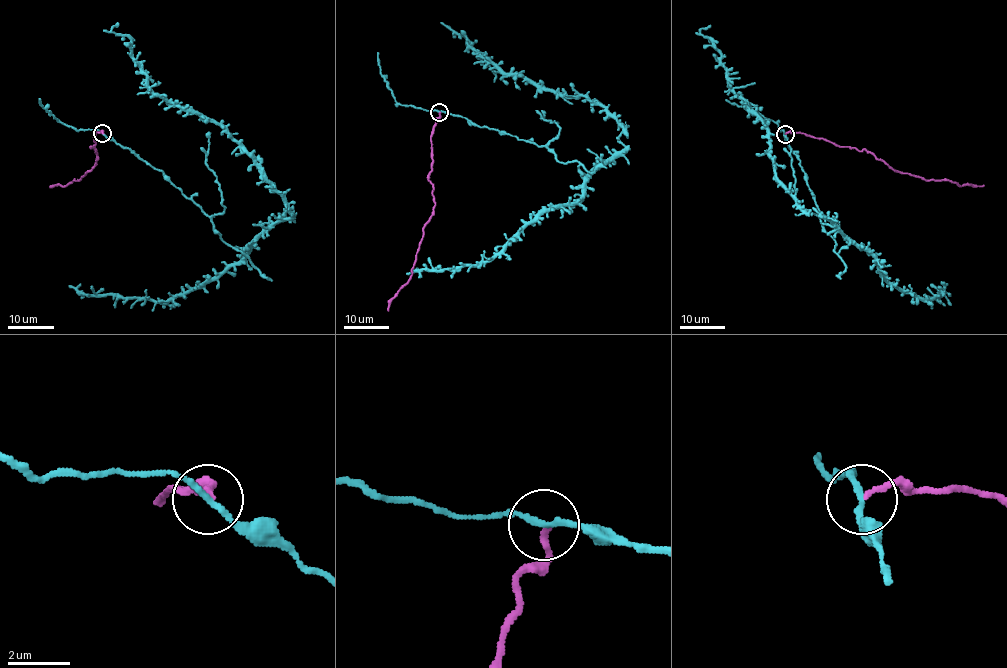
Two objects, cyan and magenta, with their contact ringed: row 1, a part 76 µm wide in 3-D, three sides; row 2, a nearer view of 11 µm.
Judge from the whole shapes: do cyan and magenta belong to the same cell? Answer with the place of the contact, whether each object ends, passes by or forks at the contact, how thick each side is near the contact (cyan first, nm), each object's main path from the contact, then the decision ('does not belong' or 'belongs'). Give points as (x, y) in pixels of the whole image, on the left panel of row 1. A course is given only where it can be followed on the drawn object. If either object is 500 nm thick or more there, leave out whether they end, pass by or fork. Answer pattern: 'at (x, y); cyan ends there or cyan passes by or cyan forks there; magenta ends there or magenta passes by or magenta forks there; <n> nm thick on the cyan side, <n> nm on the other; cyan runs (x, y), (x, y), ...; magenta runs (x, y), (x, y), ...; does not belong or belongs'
at (102, 133); cyan passes by; magenta ends there; 190 nm thick on the cyan side, 190 nm on the other; cyan runs (102, 134), (159, 169), (245, 254), (291, 216), (225, 130), (156, 95), (130, 39), (111, 30), (118, 22); magenta runs (102, 134), (94, 135), (91, 147), (96, 151), (96, 164), (79, 181), (50, 185); does not belong

